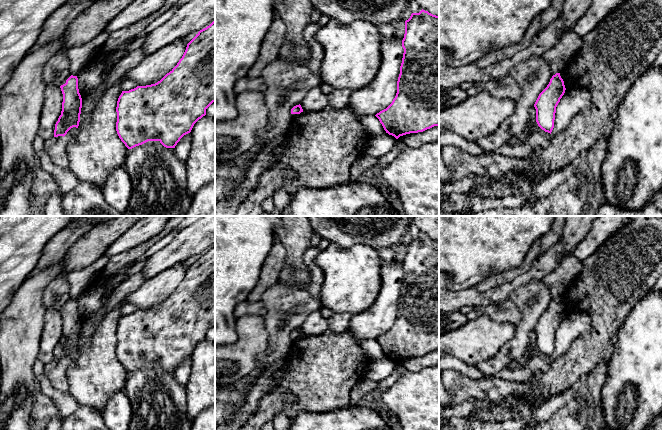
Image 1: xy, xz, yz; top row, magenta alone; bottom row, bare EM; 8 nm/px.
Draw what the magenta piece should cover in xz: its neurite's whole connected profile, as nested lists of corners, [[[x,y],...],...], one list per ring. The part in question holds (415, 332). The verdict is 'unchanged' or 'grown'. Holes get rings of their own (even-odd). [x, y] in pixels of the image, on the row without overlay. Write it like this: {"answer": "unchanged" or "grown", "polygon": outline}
{"answer": "unchanged", "polygon": [[[421,234],[412,237],[405,245],[405,258],[402,264],[404,273],[400,298],[397,305],[397,317],[392,327],[375,340],[384,354],[398,363],[400,360],[423,356],[434,350],[439,350],[439,240]]]}

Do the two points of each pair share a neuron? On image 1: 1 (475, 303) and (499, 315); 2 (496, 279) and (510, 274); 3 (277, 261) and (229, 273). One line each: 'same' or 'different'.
1: different
2: same
3: different

